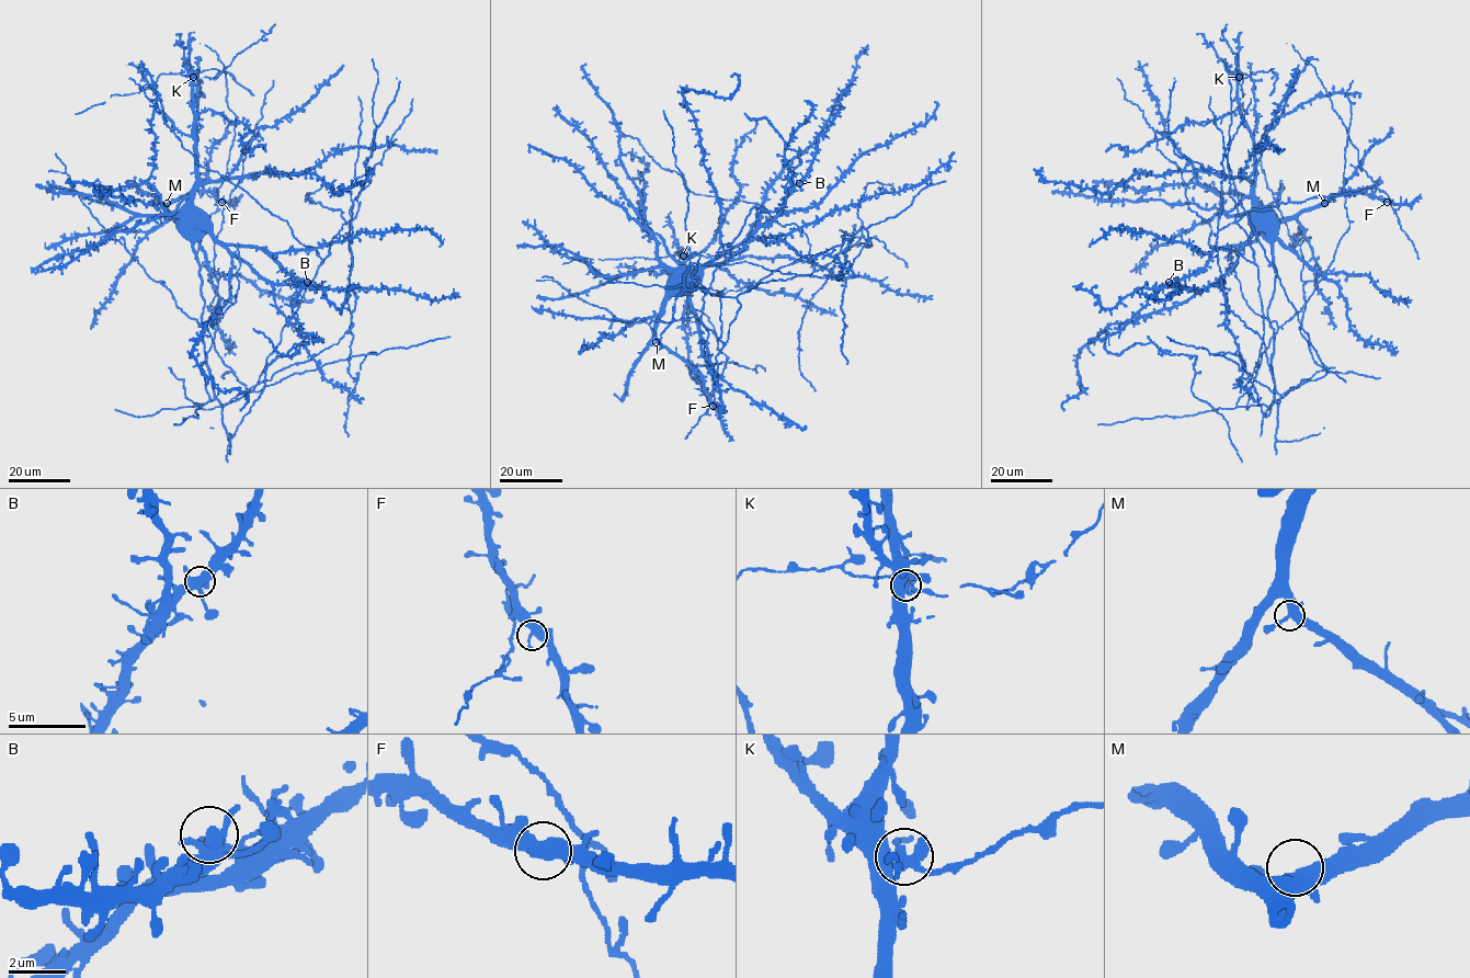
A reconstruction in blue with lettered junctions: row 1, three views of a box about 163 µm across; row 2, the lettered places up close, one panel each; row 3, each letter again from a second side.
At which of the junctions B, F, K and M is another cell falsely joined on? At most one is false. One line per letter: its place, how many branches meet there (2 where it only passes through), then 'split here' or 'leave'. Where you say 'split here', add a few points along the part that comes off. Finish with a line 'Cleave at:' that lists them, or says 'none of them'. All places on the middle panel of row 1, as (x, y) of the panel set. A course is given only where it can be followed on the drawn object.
B: (799, 183) | 3 | leave
F: (713, 406) | 3 | leave
K: (683, 256) | 3 | split here | (683, 256), (682, 276), (697, 287), (717, 290), (721, 294), (740, 291), (744, 286)
M: (656, 342) | 3 | leave
Cleave at: K

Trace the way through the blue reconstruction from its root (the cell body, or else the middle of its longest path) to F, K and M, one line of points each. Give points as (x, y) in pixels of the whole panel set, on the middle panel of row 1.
F: (683, 270), (679, 272), (679, 292), (667, 300), (656, 339), (702, 377), (704, 391), (713, 406)
K: (683, 270), (679, 270), (686, 271), (683, 256)
M: (683, 270), (679, 272), (679, 292), (667, 300), (659, 319), (656, 342)

